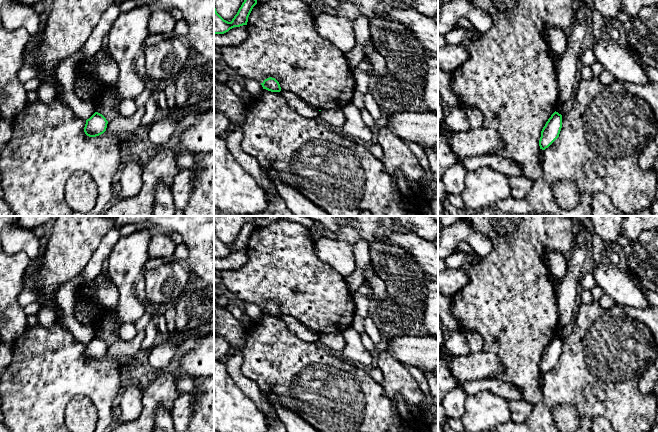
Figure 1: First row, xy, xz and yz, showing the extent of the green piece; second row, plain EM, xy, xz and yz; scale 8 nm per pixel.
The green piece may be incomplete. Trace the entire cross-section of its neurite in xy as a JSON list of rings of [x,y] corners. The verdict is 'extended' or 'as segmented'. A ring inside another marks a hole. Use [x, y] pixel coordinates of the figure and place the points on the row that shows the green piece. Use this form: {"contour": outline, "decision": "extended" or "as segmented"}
{"contour": [[[95,112],[89,119],[86,120],[84,132],[89,137],[96,137],[103,134],[106,131],[108,121],[106,118]]], "decision": "as segmented"}

